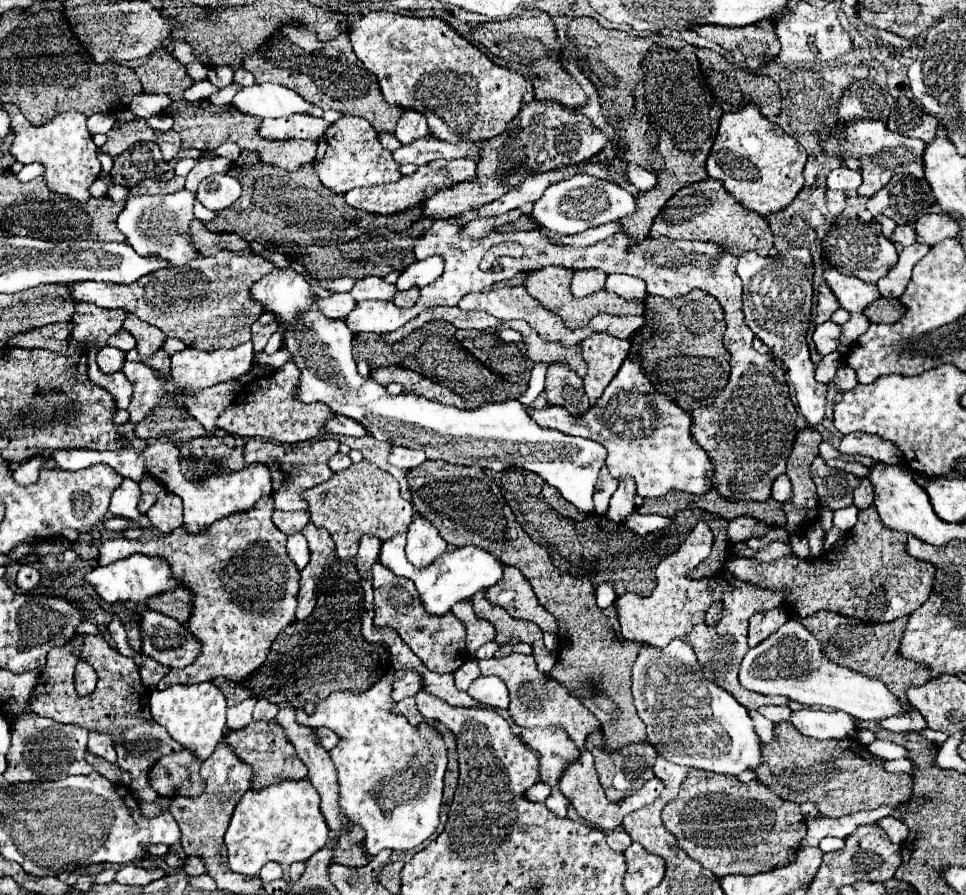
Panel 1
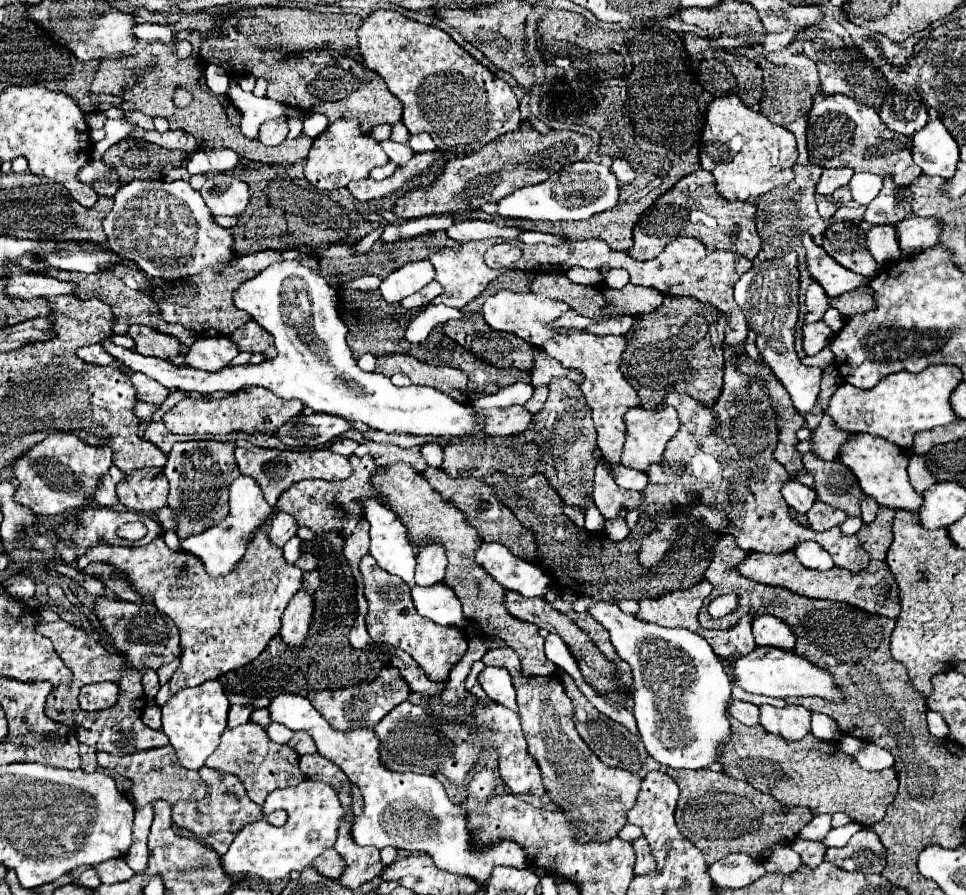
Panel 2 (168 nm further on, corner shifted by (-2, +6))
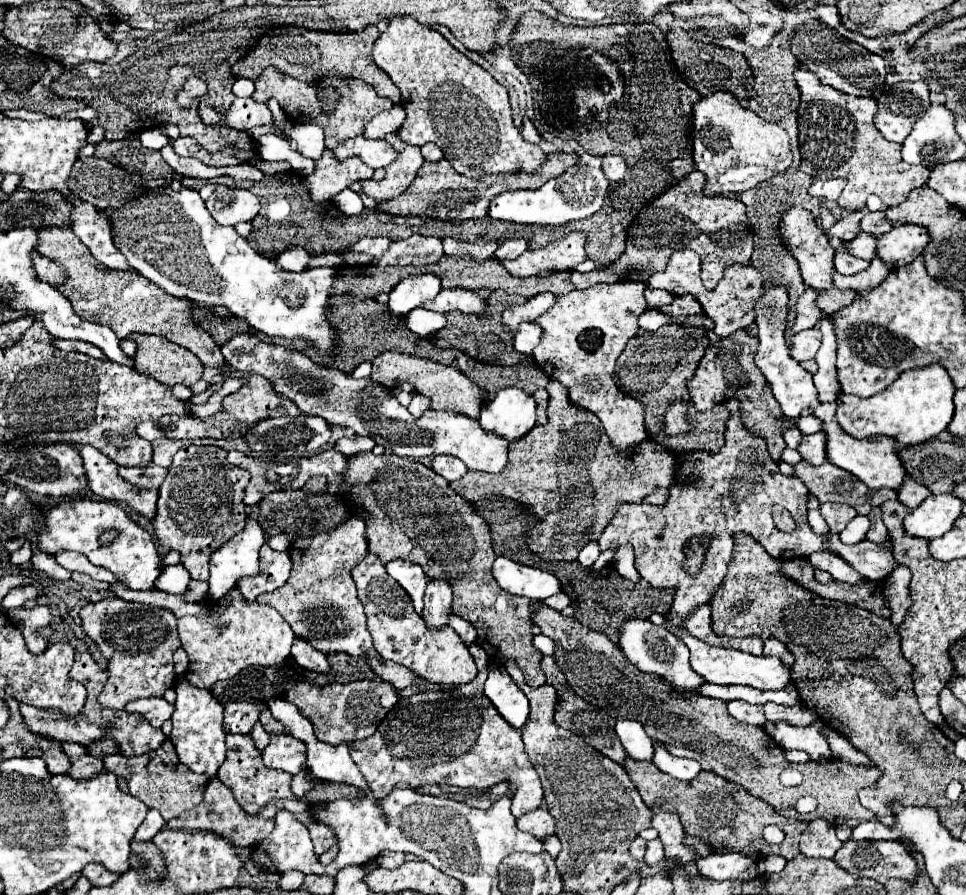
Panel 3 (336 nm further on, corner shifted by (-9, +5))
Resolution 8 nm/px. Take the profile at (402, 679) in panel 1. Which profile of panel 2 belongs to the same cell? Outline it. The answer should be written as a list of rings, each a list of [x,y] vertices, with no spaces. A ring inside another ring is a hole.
[[[387,667],[371,683],[357,683],[353,687],[345,687],[339,691],[337,689],[313,691],[307,695],[307,699],[333,729],[347,731],[347,729],[359,729],[359,727],[373,729],[381,721],[381,717],[385,717],[393,707],[403,703],[409,697],[409,693],[411,691],[407,689],[407,683],[401,679],[399,671],[395,667]]]

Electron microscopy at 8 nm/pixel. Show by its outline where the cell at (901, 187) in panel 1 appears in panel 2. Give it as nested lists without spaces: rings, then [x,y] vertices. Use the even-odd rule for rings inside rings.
[[[883,181],[883,189],[867,205],[863,219],[871,225],[895,225],[905,217],[911,217],[911,209],[907,209],[903,197],[907,197],[907,187],[899,189],[897,185],[891,185],[891,181]]]

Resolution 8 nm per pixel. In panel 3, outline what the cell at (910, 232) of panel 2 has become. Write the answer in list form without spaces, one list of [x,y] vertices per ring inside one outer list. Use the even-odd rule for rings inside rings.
[[[914,224],[894,226],[888,234],[882,234],[878,238],[878,258],[898,268],[918,258],[928,242],[930,236],[924,226],[914,226]]]

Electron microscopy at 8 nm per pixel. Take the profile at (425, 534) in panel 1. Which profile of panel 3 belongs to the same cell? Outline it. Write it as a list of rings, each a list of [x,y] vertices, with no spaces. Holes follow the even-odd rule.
[[[428,580],[424,596],[424,622],[430,628],[446,626],[446,614],[452,606],[452,588],[442,580]]]

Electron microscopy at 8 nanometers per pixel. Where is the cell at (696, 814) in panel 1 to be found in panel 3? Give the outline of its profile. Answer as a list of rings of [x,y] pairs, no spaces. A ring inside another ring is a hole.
[[[630,758],[622,766],[626,768],[628,776],[632,778],[634,786],[638,788],[638,792],[646,804],[660,802],[670,810],[678,810],[684,830],[694,838],[706,840],[716,854],[740,852],[744,856],[750,856],[754,862],[760,862],[764,856],[770,856],[770,854],[780,854],[786,860],[792,860],[794,856],[800,854],[798,842],[800,842],[800,834],[806,830],[808,822],[780,816],[768,802],[754,798],[742,786],[738,786],[726,778],[720,778],[714,772],[700,772],[694,780],[682,782],[678,778],[670,778],[670,774],[662,774],[662,770],[654,768],[652,760],[632,760]],[[768,824],[774,824],[784,830],[786,838],[782,844],[772,846],[764,840],[762,830]]]

